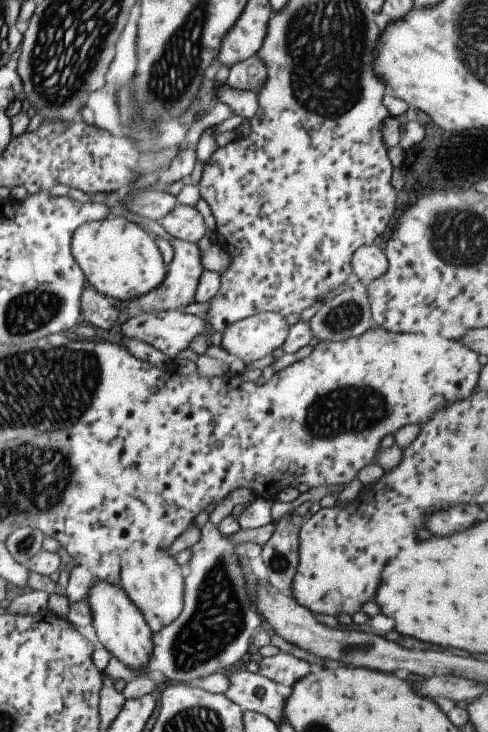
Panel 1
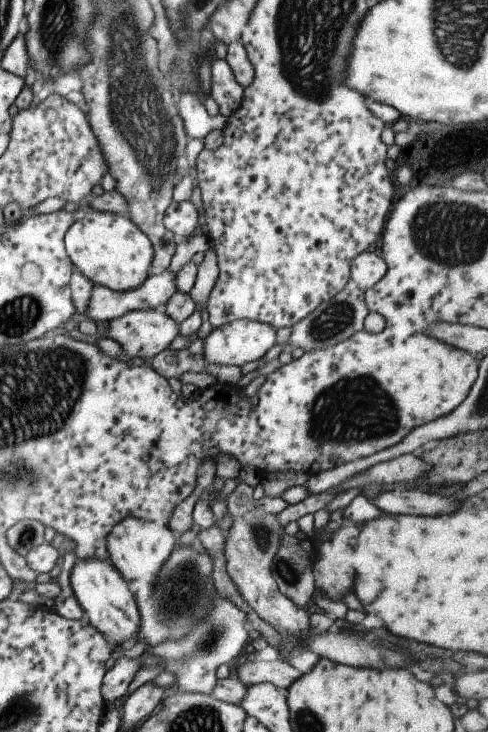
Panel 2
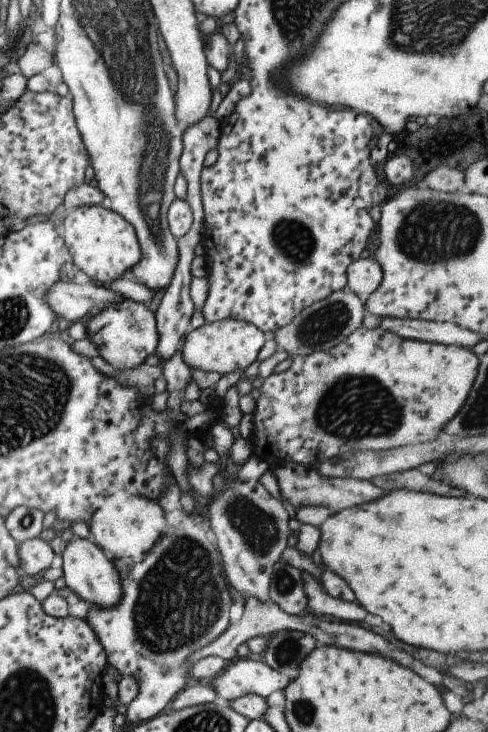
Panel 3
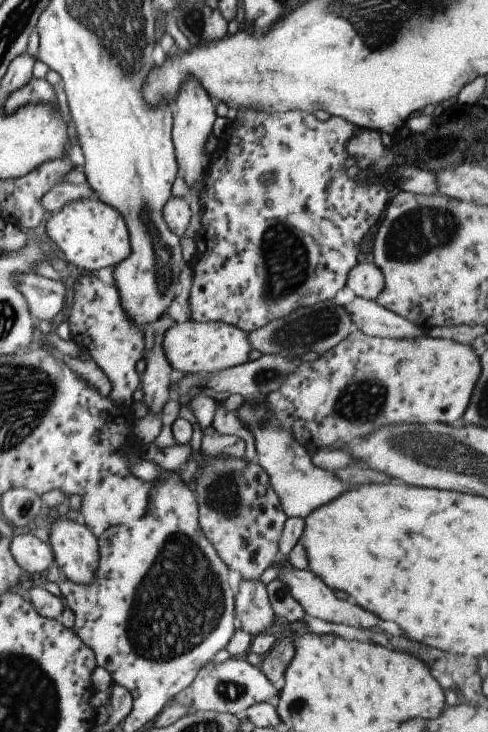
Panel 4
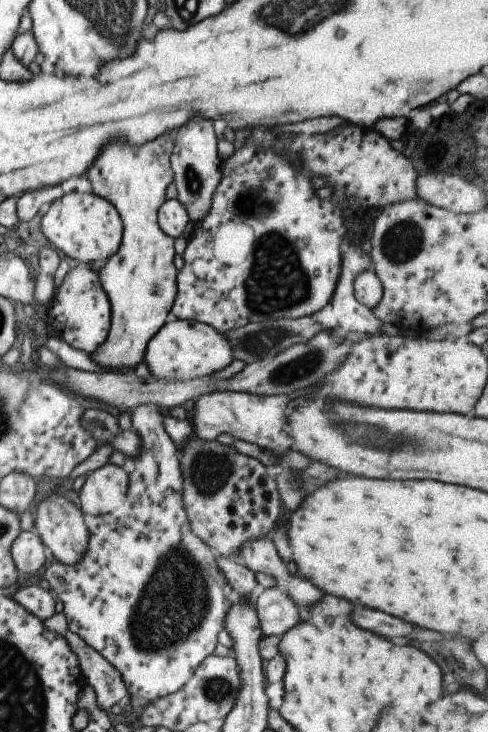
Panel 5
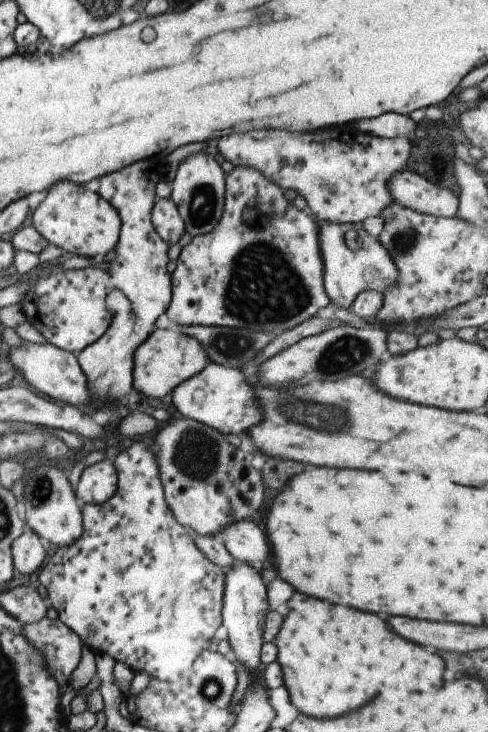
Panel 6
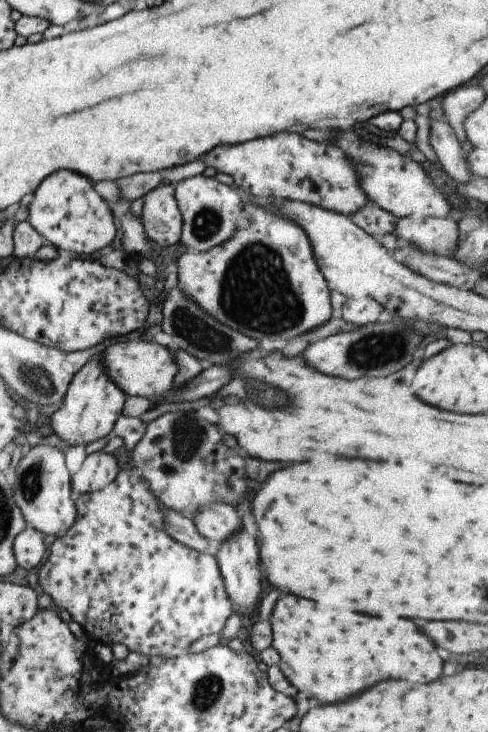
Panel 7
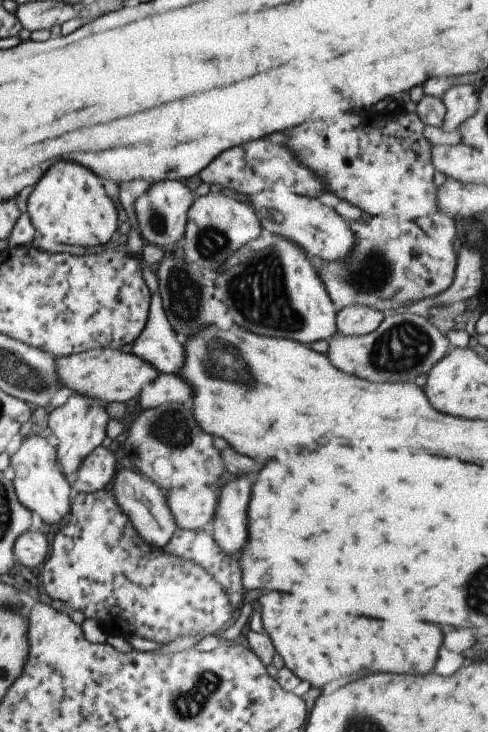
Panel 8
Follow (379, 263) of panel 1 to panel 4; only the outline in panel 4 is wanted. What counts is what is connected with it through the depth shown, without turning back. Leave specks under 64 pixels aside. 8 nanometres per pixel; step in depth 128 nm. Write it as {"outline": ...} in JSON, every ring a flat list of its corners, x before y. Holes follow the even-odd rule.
{"outline":[[365,258,349,270,347,286,356,297,374,301,383,289,383,278,377,266]]}

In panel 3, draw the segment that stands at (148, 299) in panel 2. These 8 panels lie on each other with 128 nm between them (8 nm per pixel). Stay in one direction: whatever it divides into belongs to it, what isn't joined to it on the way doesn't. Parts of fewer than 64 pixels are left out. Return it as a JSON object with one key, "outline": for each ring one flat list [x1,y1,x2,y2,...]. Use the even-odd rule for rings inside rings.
{"outline":[[57,280,45,292,45,304,53,310,53,314,72,322,82,322,93,312,105,310,105,304,121,302,121,298,124,298,121,294,91,282,74,284]]}

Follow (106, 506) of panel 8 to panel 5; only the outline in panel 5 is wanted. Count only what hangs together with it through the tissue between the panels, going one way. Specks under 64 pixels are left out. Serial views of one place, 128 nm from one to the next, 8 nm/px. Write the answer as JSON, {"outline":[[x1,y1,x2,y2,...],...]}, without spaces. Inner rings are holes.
{"outline":[[144,404,143,406,137,406,133,412,130,412,130,428,133,428,133,432,141,438,141,452,139,452,139,456,129,457,133,464,133,471,127,474,129,484,127,484,127,494,125,494,124,502,105,516,91,516,91,514,83,513,83,520,87,532,89,532,89,538,85,554,81,556,81,560,75,562,73,566,69,566,69,564,61,564,57,560,50,559,43,572,43,579,47,580,49,584,48,592,54,594,63,605,61,614,65,616,65,620,68,620,67,628,71,632,75,632,89,648,93,648,119,672,127,690,127,697,135,713,138,712,139,708,145,708,147,704,153,704,161,696,168,696,184,686,195,668,203,662,206,656,213,652,217,643,217,634,223,630,225,612,229,610,229,606,233,602,232,588,229,586,228,580,221,574,217,562,215,562,215,553,210,551,205,543,201,542,189,528,187,514,185,514,184,505,181,504,181,480,183,478,181,478,181,470,179,470,179,460,177,460,177,447,163,432,163,415,159,414,155,405]]}

